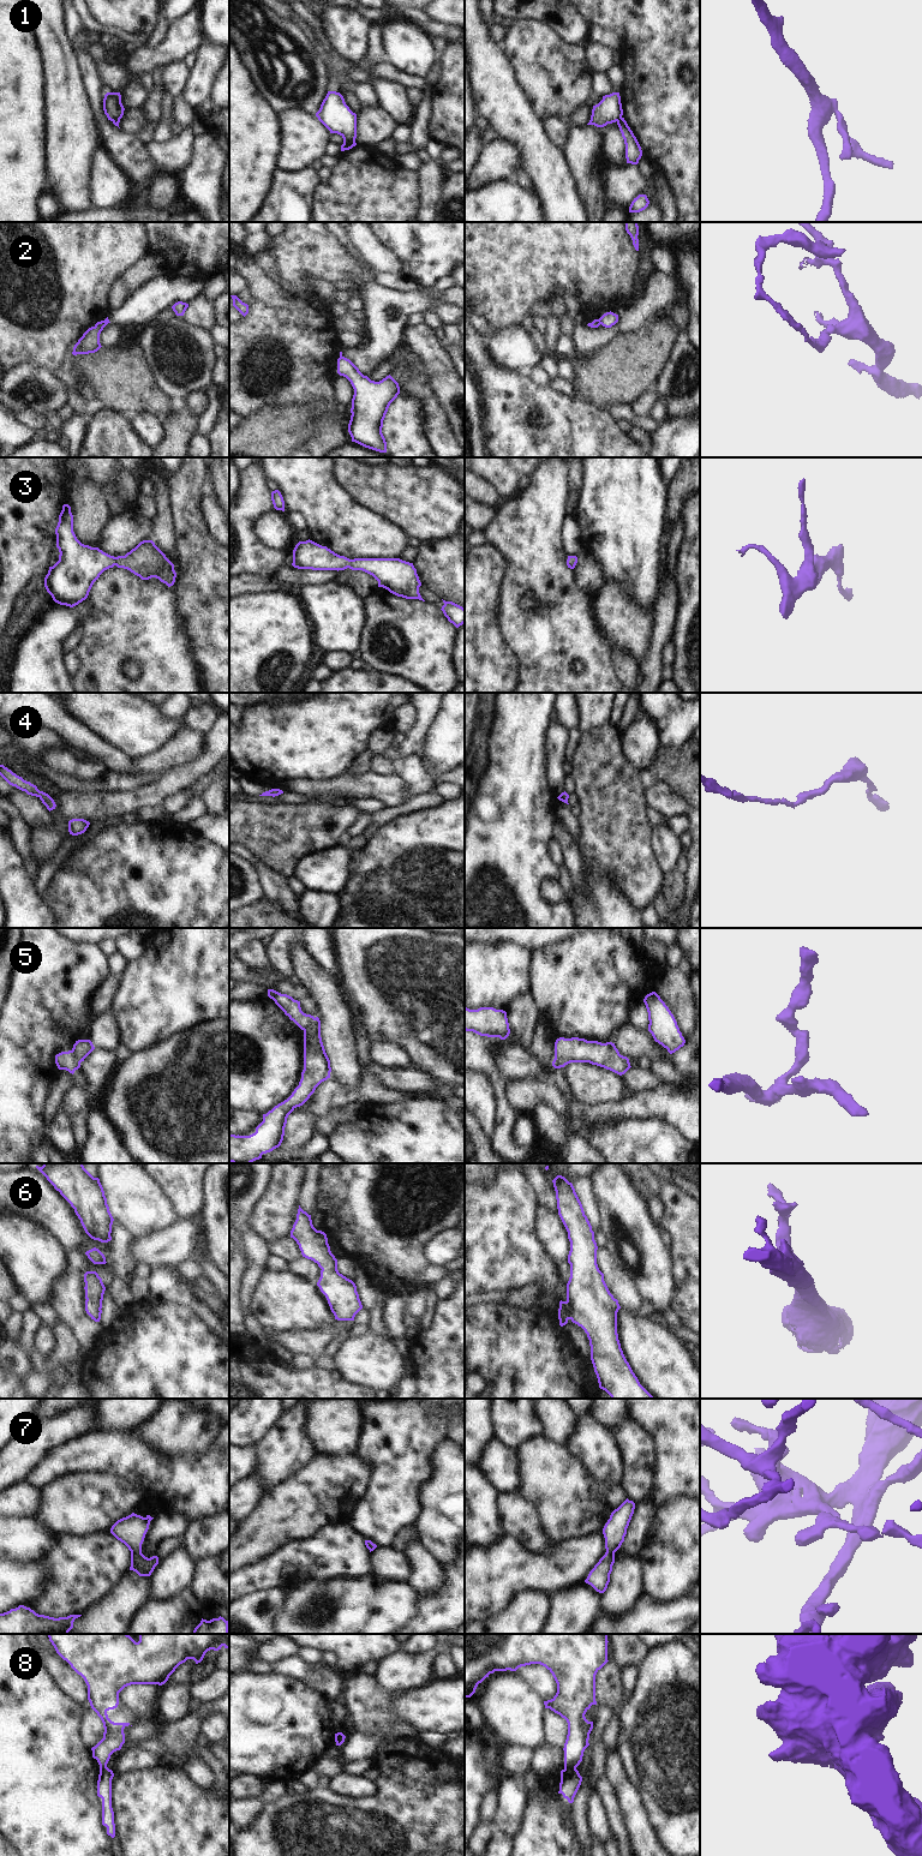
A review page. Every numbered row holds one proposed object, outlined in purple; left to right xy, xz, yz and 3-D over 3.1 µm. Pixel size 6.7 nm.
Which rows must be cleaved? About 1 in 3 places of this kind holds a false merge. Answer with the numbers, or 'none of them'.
1, 2, 5, 8

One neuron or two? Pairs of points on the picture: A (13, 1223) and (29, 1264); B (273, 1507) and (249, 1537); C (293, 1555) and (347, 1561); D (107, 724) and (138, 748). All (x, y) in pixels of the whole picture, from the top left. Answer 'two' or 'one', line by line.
A: one
B: one
C: one
D: one

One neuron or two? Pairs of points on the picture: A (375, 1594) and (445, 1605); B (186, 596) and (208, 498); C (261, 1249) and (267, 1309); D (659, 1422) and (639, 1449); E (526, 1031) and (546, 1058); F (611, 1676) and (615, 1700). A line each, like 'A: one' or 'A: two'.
A: two
B: two
C: two
D: two
E: two
F: one

